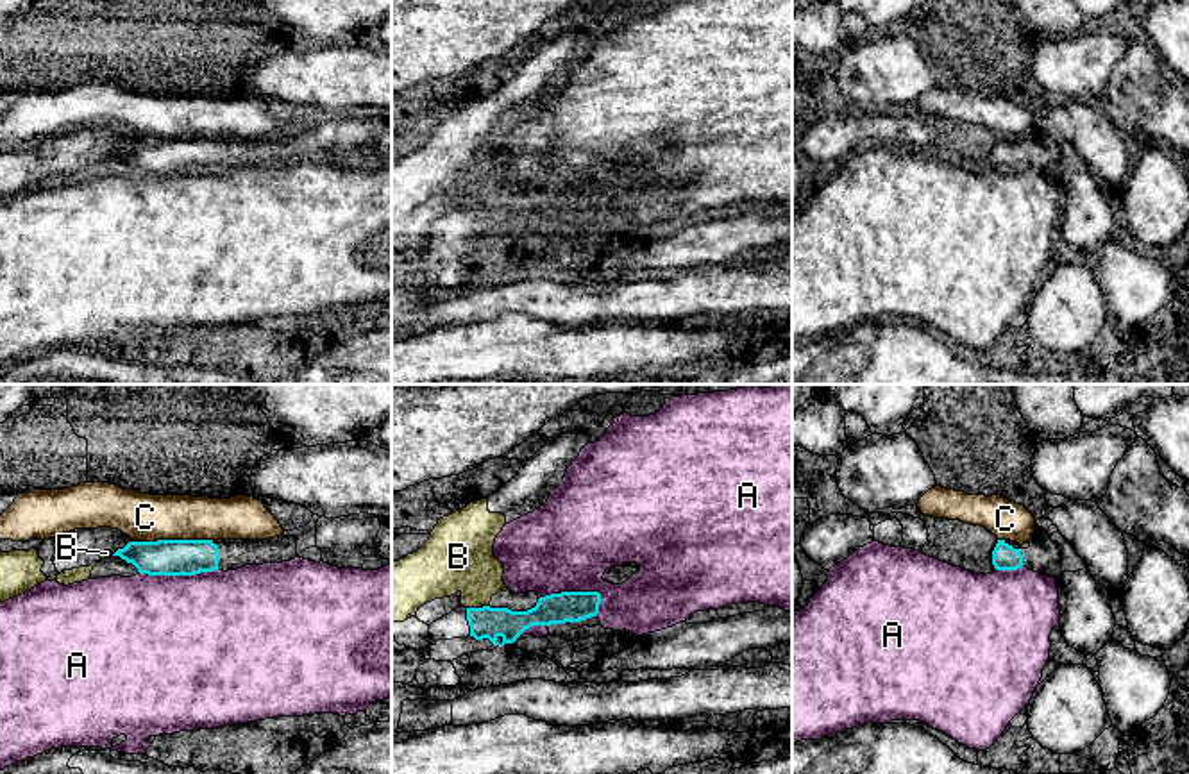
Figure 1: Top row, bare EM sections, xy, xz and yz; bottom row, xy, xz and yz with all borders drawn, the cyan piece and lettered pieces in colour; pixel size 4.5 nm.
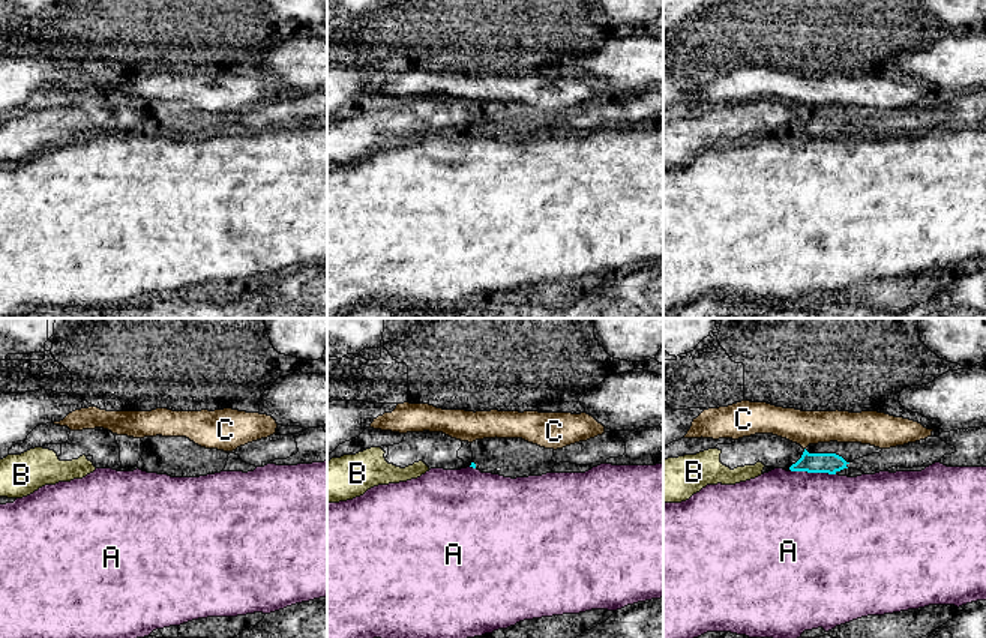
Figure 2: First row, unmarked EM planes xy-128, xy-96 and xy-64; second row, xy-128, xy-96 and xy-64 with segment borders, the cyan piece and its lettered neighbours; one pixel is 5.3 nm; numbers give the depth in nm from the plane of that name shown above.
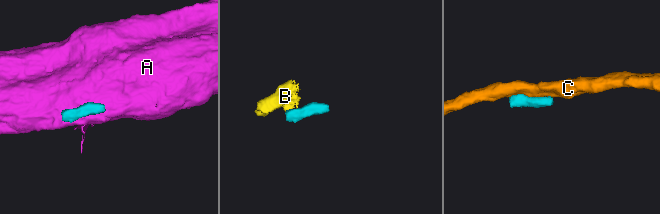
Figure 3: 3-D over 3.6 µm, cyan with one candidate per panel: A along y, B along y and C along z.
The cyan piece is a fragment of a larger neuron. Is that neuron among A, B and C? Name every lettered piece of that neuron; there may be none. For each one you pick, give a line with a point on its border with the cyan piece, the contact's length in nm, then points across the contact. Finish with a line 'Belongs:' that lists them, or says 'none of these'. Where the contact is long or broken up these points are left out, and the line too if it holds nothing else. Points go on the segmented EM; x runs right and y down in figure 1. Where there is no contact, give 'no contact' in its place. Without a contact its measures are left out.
Belongs: none of these

